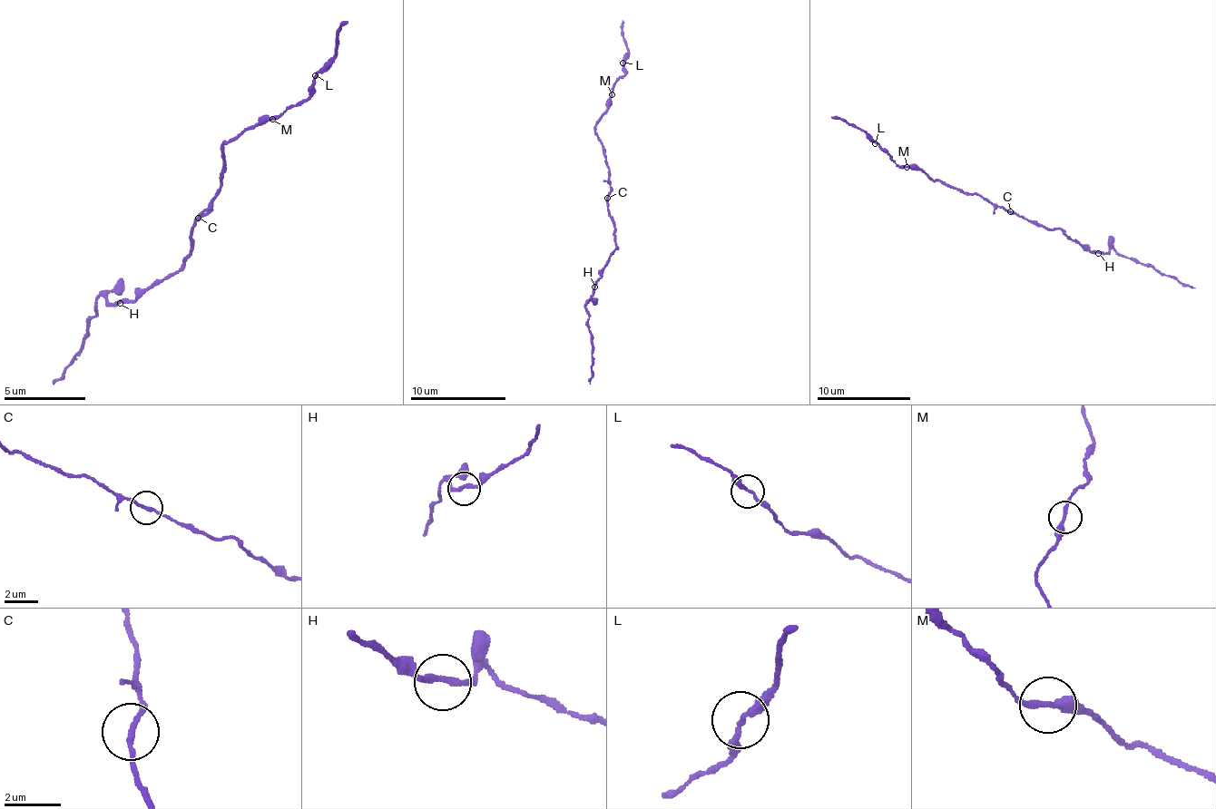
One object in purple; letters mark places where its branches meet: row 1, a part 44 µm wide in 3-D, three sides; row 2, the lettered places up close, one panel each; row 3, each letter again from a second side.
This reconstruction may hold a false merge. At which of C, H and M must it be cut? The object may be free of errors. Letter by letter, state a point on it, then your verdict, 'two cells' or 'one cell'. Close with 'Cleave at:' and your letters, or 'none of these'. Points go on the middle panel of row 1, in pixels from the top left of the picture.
C: at (607, 198); one cell
H: at (594, 287); one cell
M: at (612, 94); two cells
Cleave at: M

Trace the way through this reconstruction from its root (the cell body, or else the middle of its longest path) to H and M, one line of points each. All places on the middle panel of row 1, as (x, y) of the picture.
H: (609, 195), (609, 218), (614, 224), (616, 247), (594, 287)
M: (609, 195), (611, 182), (605, 163), (604, 145), (595, 134), (595, 123), (607, 109), (607, 99), (611, 95)

